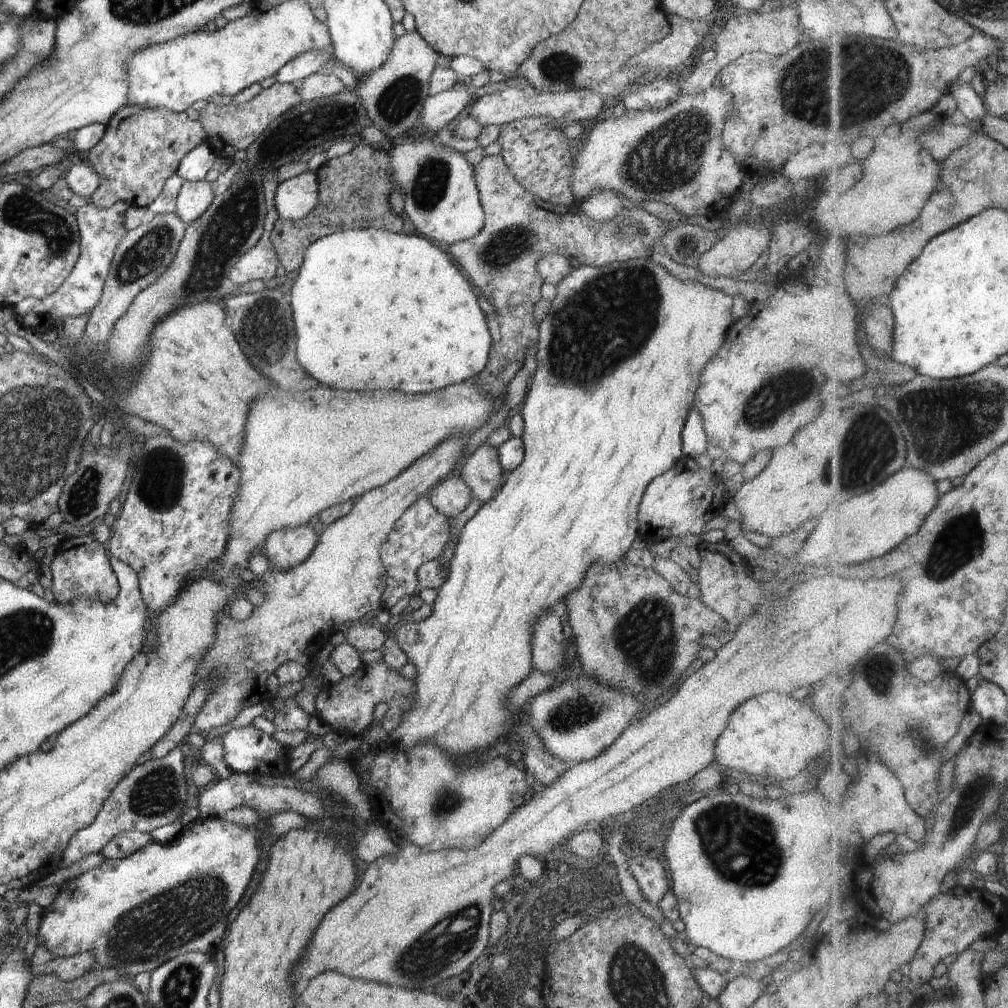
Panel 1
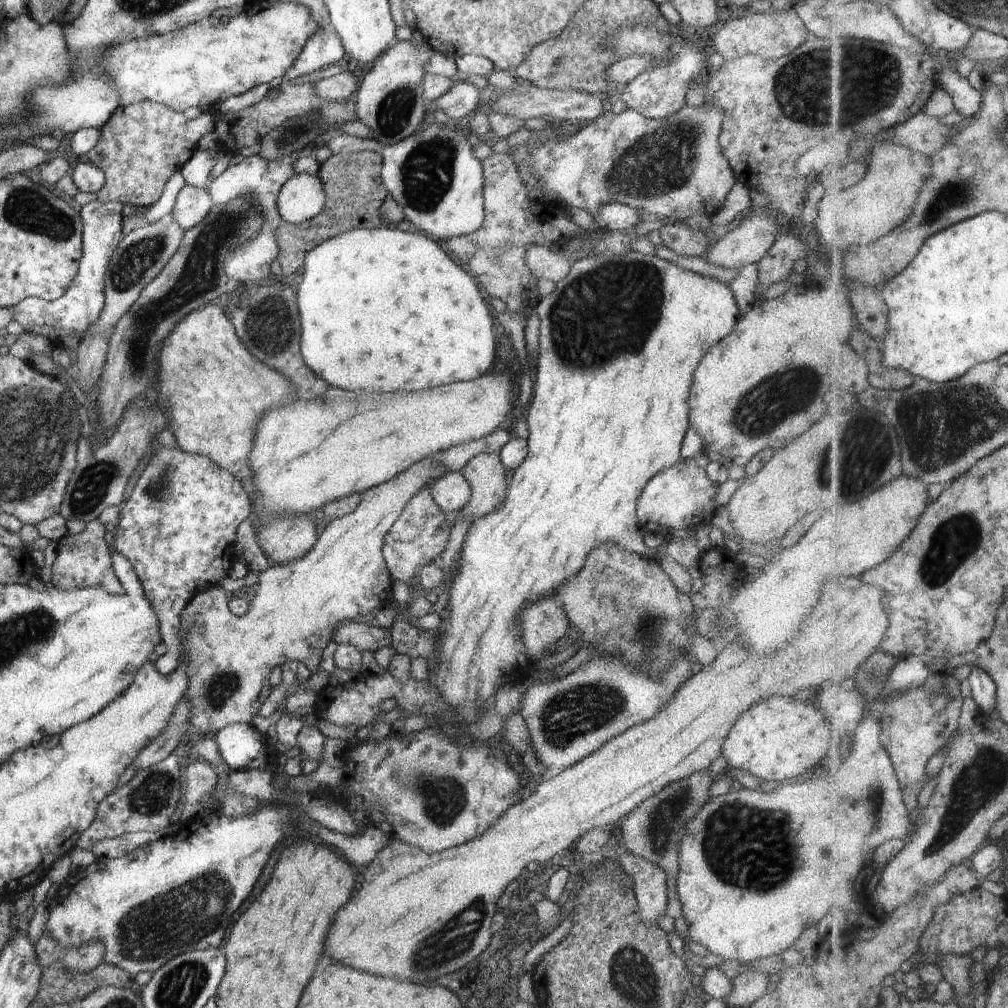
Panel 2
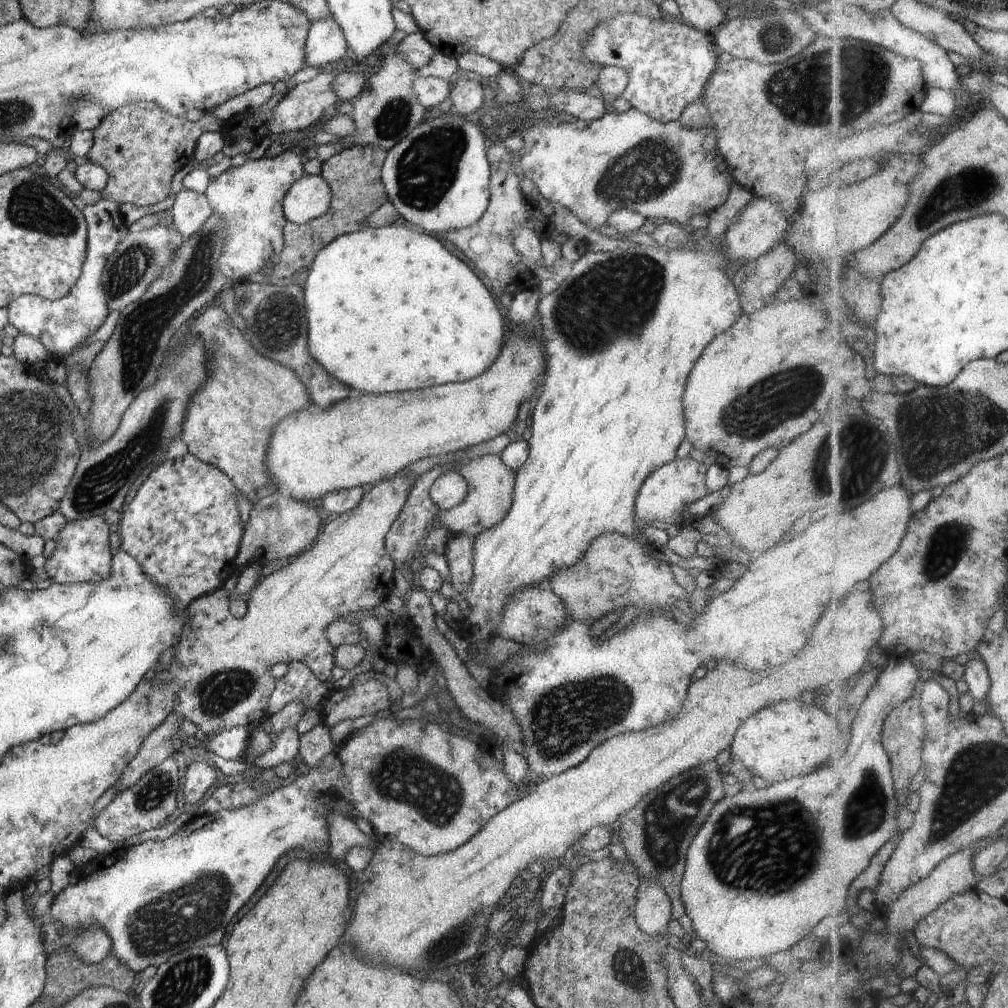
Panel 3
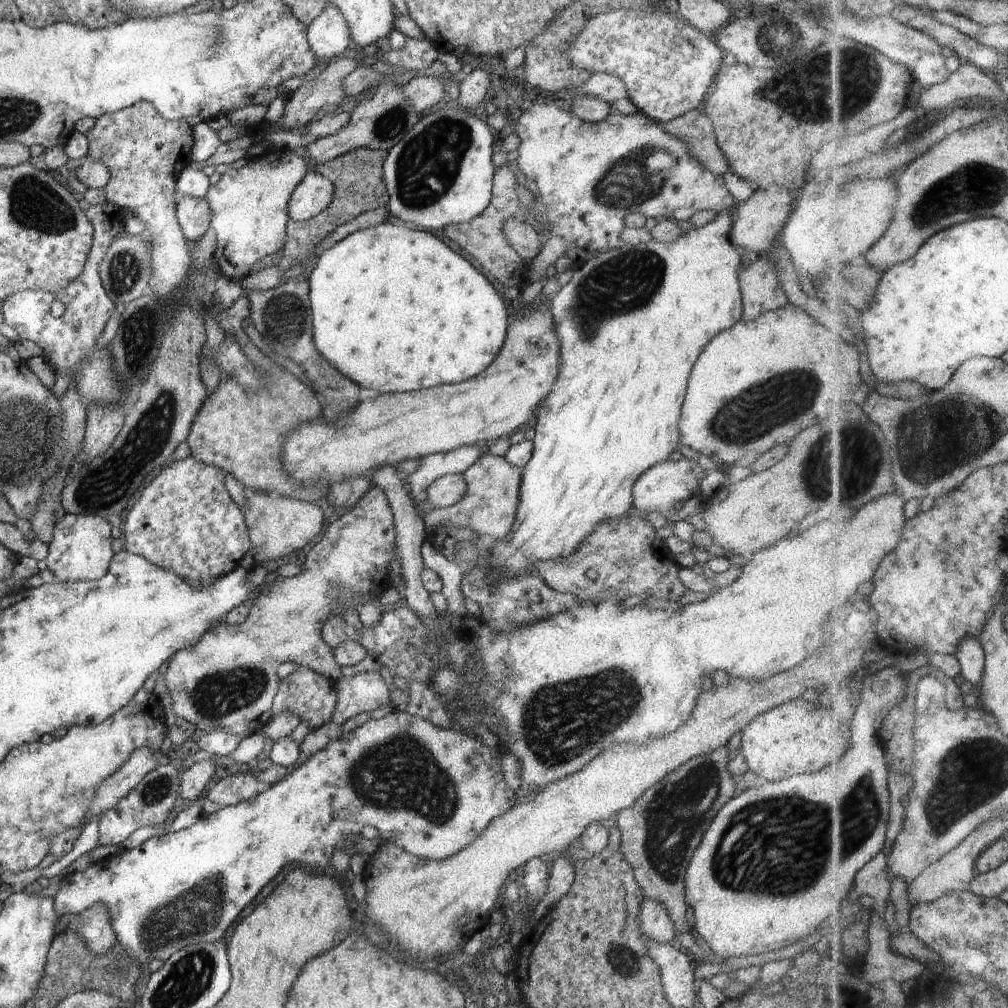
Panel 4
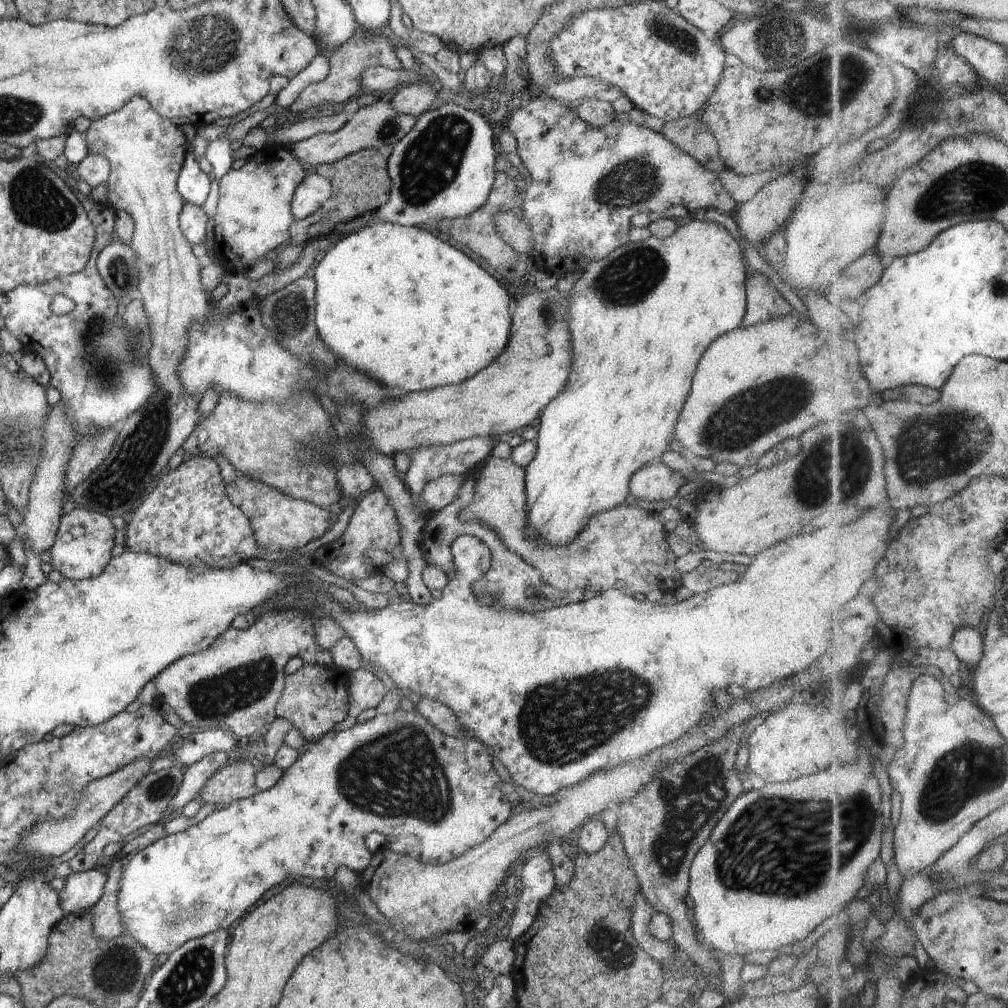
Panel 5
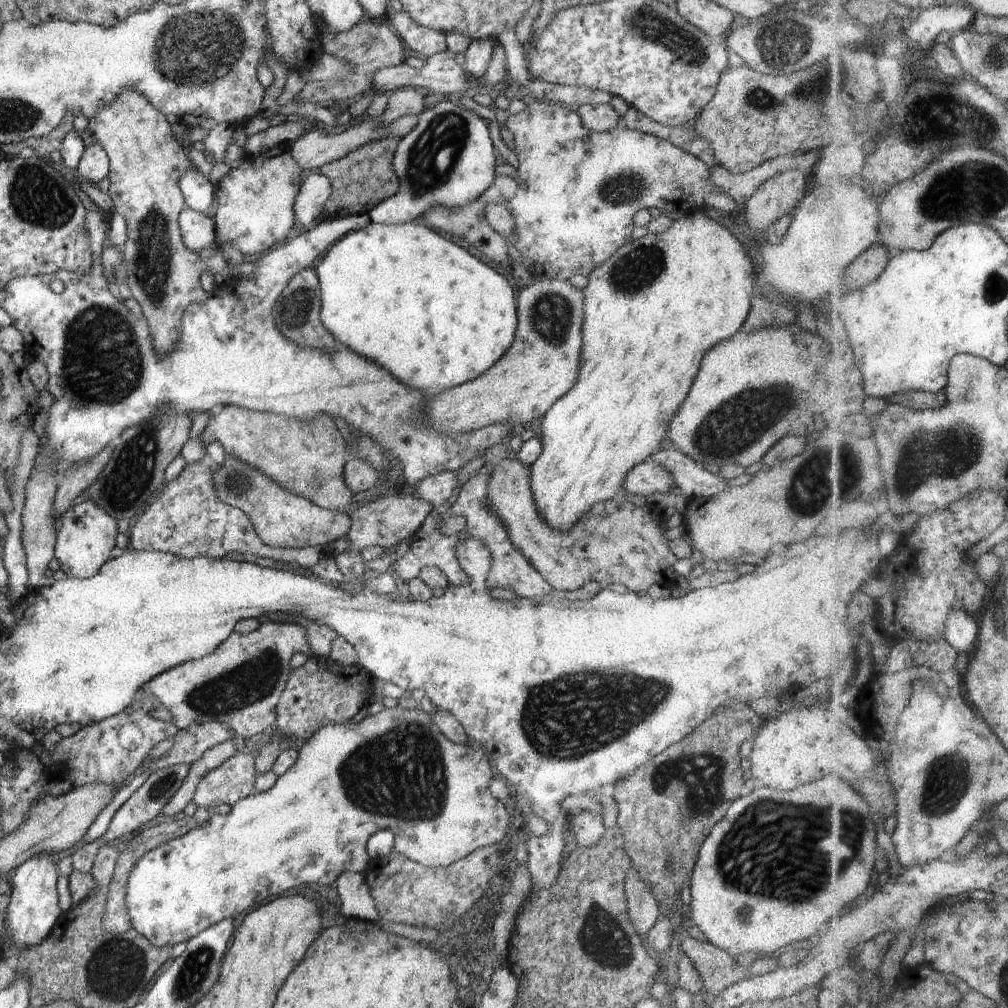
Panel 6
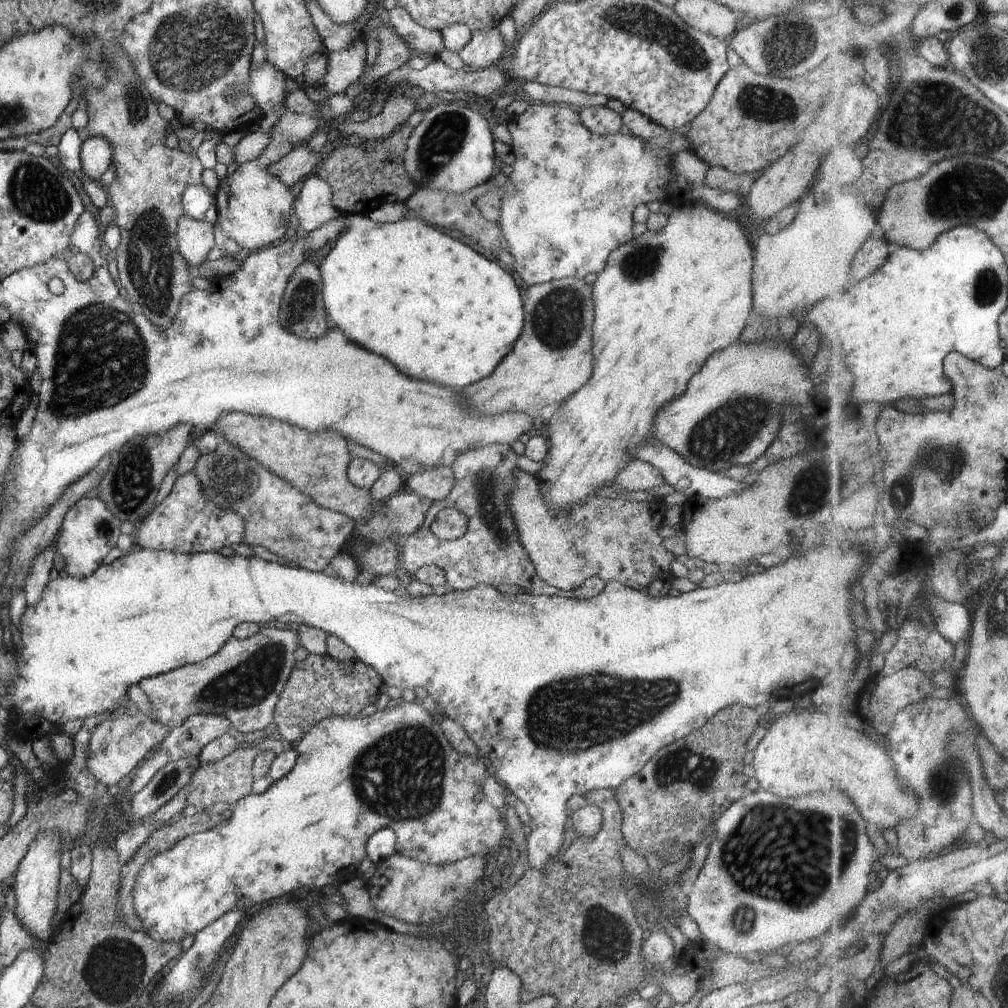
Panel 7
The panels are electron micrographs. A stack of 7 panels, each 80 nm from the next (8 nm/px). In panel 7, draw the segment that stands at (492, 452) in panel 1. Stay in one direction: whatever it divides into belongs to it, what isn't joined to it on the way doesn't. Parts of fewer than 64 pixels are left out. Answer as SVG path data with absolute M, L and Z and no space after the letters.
M516 468L513 472L514 484L507 494L507 506L517 528L520 544L529 554L537 575L561 591L575 591L590 577L598 577L605 583L616 581L624 586L640 590L648 588L654 580L671 582L671 564L674 555L663 545L663 538L658 534L660 518L654 516L649 502L636 502L623 496L612 499L604 496L588 497L583 503L574 505L564 513L550 513L543 503L539 491L539 479L526 471Z

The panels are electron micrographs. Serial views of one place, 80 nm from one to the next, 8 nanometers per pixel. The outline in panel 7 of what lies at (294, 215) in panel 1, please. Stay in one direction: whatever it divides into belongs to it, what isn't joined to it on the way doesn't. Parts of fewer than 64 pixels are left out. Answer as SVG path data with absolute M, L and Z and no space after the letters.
M315 175L305 182L295 206L302 233L319 229L342 215L332 206L332 199L331 186L325 180Z

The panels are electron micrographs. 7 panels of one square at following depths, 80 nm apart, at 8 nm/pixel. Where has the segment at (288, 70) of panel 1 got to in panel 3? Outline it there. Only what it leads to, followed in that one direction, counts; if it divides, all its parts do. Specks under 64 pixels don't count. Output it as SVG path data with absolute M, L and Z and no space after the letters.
M333 16L311 22L304 47L306 66L326 68L345 60L348 45Z

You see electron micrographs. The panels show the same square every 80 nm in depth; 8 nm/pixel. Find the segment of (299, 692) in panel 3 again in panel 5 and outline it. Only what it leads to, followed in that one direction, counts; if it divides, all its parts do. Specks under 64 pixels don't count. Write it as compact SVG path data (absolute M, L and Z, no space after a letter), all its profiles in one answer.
M304 663L302 668L285 678L285 687L276 704L275 713L276 717L289 720L296 730L300 730L307 743L312 743L347 718L347 698L347 672Z

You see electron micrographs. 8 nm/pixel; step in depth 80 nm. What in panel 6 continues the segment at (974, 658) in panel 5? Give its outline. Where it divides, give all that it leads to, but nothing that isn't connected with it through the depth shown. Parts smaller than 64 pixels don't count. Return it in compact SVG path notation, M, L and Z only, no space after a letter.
M966 611L953 613L948 623L946 639L956 650L959 650L960 654L974 657L972 652L976 650L980 640L980 626L976 618L968 616Z

